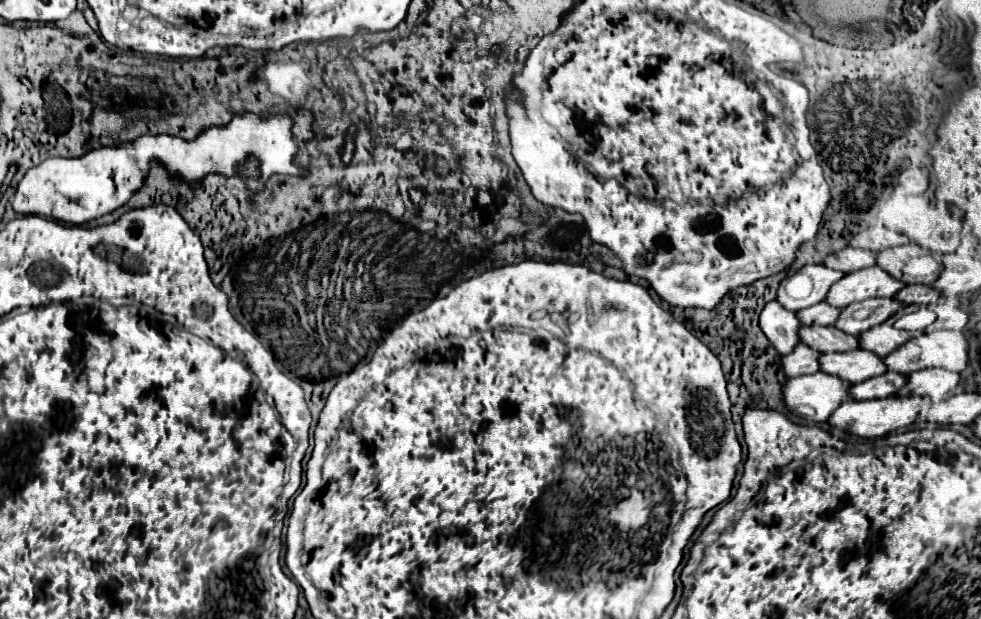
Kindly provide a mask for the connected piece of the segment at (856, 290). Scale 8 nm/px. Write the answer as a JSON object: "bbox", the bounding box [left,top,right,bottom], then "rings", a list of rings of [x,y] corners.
{"bbox":[826,266,906,308],"rings":[[[870,266],[858,272],[850,272],[842,280],[838,280],[830,288],[826,302],[838,308],[846,308],[848,304],[870,300],[870,298],[894,296],[904,286],[906,284],[902,284],[902,280],[894,280],[894,276],[890,276],[886,270],[878,266]]]}

